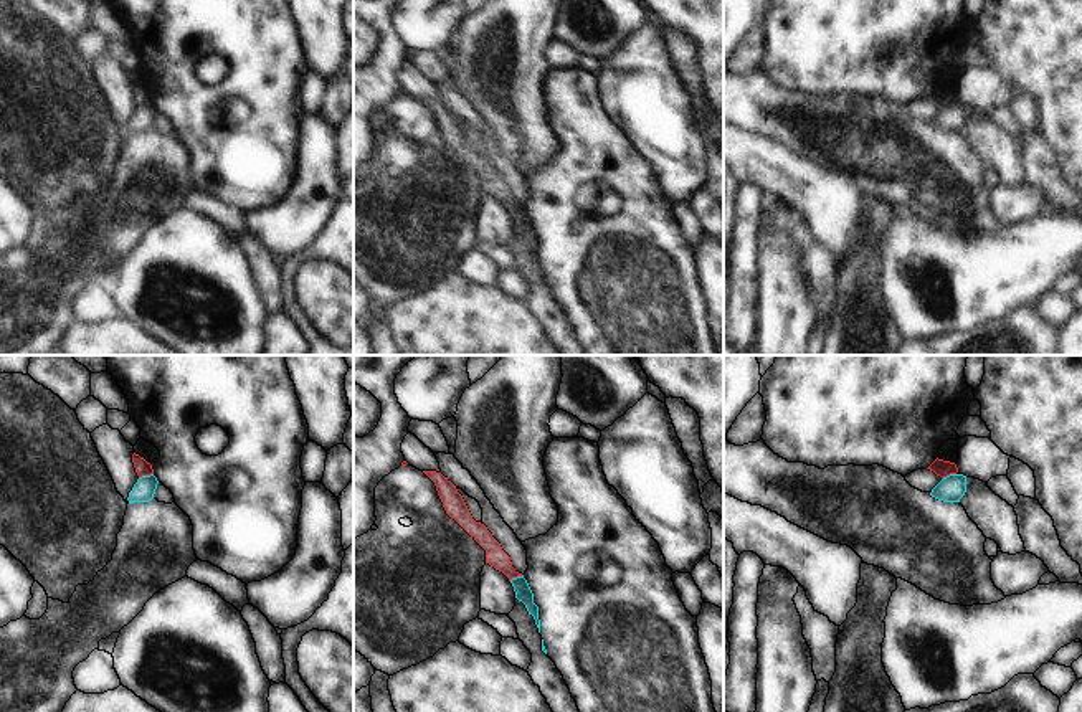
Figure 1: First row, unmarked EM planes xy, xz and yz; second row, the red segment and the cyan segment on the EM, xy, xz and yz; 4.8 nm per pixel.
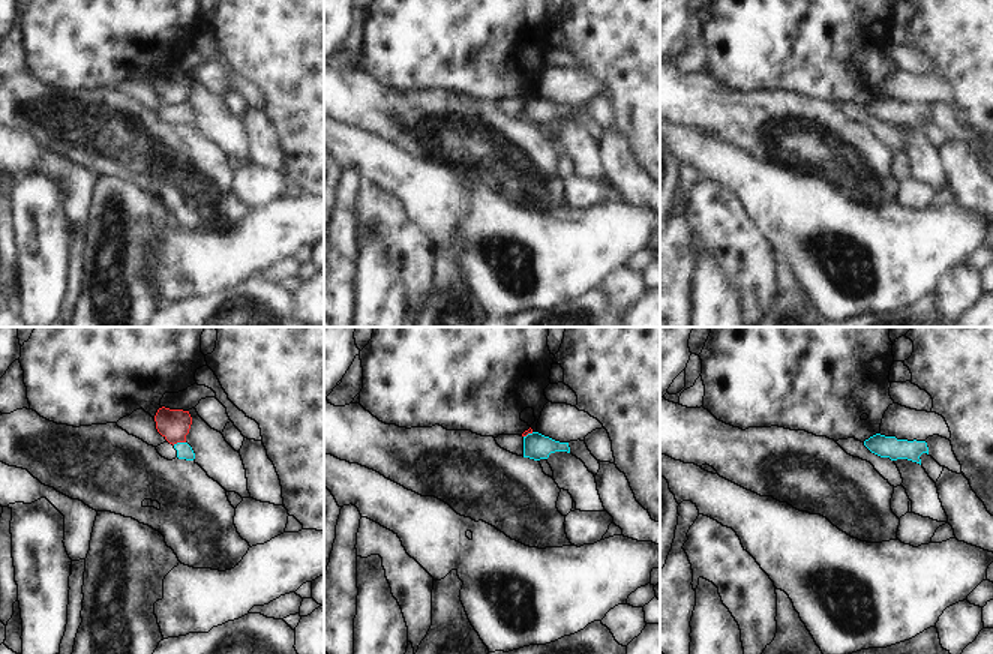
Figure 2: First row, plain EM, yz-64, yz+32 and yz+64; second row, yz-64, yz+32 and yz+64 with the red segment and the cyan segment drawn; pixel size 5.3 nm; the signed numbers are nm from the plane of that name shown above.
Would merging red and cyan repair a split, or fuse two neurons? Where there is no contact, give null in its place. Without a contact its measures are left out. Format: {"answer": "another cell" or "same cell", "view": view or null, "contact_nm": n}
{"answer": "another cell", "view": "xy", "contact_nm": 80}

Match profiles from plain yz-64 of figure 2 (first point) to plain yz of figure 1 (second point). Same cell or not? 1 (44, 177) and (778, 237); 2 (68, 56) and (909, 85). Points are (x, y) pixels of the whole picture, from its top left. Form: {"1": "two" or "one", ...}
{"1": "one", "2": "one"}

